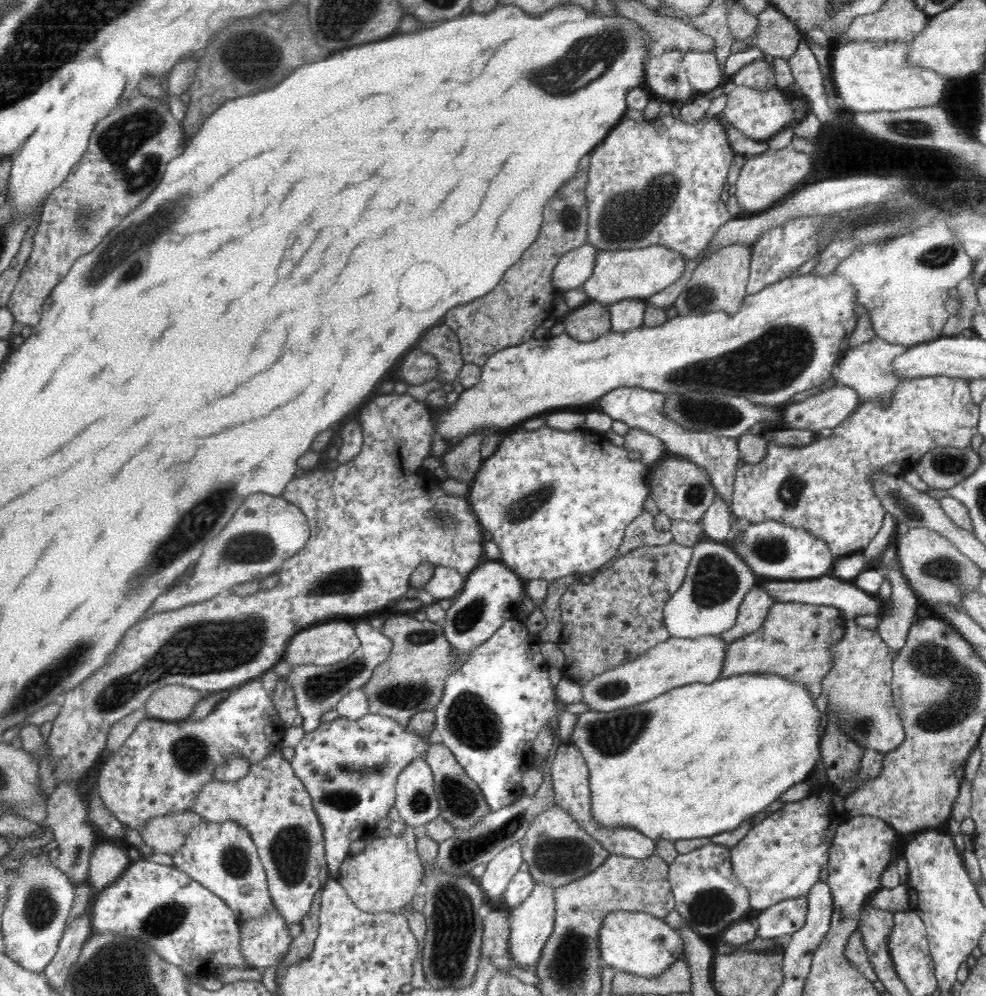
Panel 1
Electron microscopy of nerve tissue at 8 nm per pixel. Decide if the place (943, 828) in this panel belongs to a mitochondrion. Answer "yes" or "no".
no

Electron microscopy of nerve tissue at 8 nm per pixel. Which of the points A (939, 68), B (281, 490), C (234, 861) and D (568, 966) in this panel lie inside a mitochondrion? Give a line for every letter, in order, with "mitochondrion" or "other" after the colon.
A: other
B: other
C: mitochondrion
D: mitochondrion

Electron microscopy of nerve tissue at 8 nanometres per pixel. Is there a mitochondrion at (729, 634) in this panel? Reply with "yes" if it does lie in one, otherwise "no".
no

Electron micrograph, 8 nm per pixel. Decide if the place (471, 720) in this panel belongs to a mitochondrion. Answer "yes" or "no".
yes

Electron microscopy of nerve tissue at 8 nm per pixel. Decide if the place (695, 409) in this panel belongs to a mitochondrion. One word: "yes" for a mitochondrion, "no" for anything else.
yes

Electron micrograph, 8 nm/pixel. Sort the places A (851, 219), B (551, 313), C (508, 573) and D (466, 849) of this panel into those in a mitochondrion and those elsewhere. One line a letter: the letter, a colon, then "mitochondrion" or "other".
A: mitochondrion
B: other
C: other
D: mitochondrion

